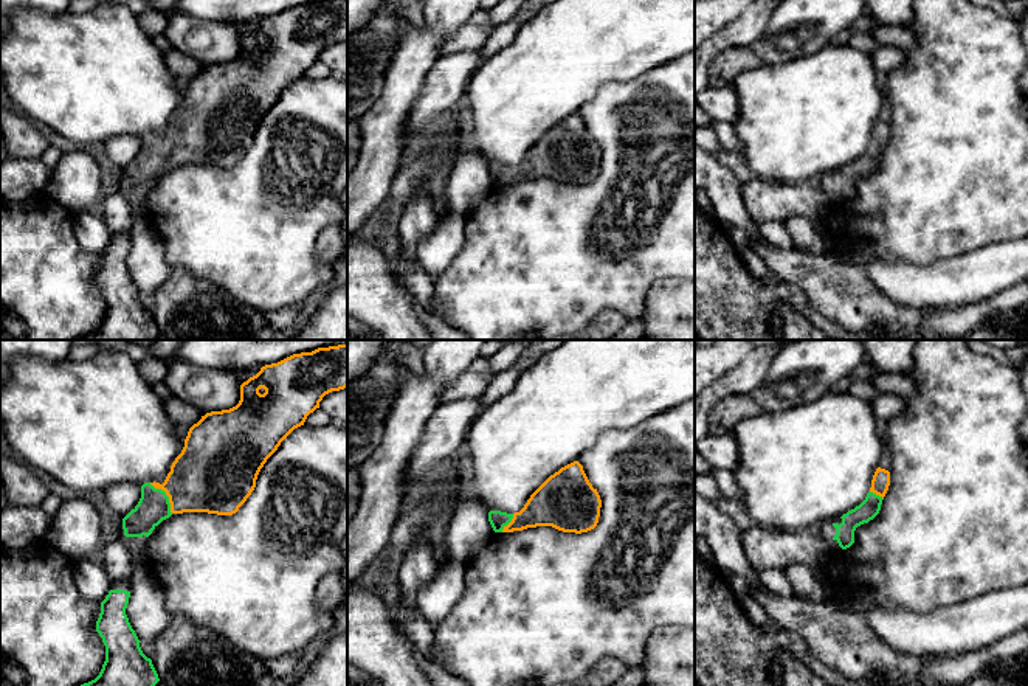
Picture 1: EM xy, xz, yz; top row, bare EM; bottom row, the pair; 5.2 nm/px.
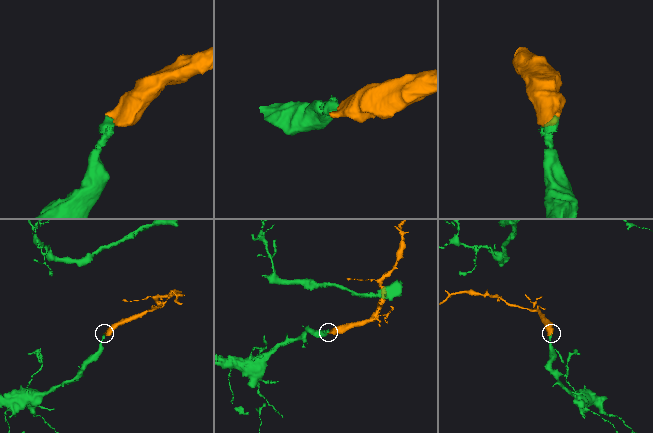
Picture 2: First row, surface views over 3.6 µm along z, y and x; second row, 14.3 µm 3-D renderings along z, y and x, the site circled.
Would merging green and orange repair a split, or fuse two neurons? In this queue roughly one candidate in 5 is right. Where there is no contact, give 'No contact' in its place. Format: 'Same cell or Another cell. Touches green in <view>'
Same cell. Touches green in xy

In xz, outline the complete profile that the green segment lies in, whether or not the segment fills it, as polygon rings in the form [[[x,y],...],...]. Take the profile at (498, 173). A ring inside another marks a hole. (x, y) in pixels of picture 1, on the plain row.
[[[574,113],[550,127],[519,165],[490,163],[495,185],[513,185],[552,178],[563,185],[588,185],[599,175],[602,152],[589,135],[583,118]]]

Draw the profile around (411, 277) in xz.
[[[403,253],[398,256],[395,272],[400,284],[422,304],[429,306],[434,301],[433,279],[426,275],[420,264],[411,264]]]

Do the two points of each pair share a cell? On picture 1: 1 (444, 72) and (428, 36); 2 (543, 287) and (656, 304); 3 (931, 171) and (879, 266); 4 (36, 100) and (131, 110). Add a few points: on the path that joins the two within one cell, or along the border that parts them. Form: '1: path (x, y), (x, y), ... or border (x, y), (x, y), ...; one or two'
1: border (438, 56), (420, 89); two
2: border (670, 277), (656, 281), (648, 289), (641, 315); two
3: border (848, 249), (862, 245), (876, 256), (920, 267); two
4: path (59, 100), (107, 100); one

